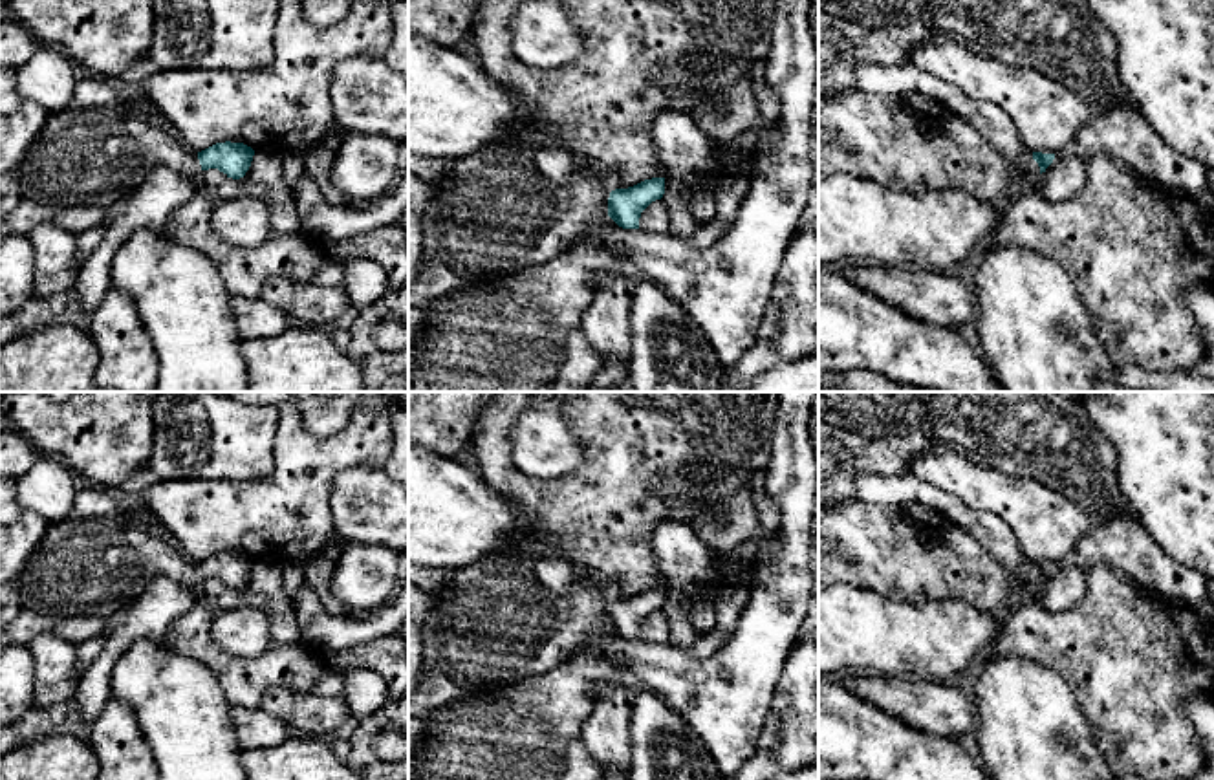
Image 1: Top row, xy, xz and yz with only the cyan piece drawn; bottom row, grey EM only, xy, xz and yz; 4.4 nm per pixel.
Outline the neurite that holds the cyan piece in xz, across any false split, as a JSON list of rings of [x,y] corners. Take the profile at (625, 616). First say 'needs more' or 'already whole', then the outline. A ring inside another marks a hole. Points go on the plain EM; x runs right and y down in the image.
needs more | [[[505,555],[485,557],[471,568],[454,571],[425,617],[421,685],[416,694],[408,698],[408,714],[425,720],[428,712],[458,698],[494,692],[546,674],[564,665],[606,624],[623,639],[639,639],[641,623],[652,612],[661,610],[663,604],[665,588],[645,590],[634,597],[615,601],[610,601],[604,590],[597,586],[579,586],[566,595],[558,595],[537,579],[531,558]]]

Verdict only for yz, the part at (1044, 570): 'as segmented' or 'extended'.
extended

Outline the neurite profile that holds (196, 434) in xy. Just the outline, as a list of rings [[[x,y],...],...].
[[[216,392],[152,399],[152,456],[159,480],[262,480],[273,472],[276,405],[245,405]]]

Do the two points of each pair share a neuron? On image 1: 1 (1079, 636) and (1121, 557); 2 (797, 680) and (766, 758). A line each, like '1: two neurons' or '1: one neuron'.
1: two neurons
2: one neuron

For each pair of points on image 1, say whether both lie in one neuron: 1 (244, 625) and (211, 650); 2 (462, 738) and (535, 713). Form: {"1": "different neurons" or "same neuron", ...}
{"1": "different neurons", "2": "same neuron"}

